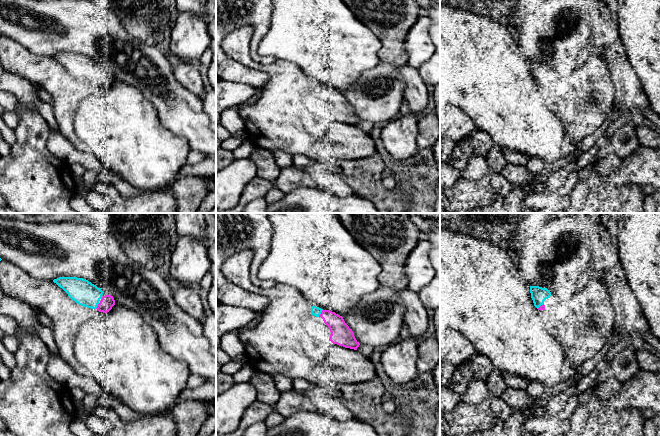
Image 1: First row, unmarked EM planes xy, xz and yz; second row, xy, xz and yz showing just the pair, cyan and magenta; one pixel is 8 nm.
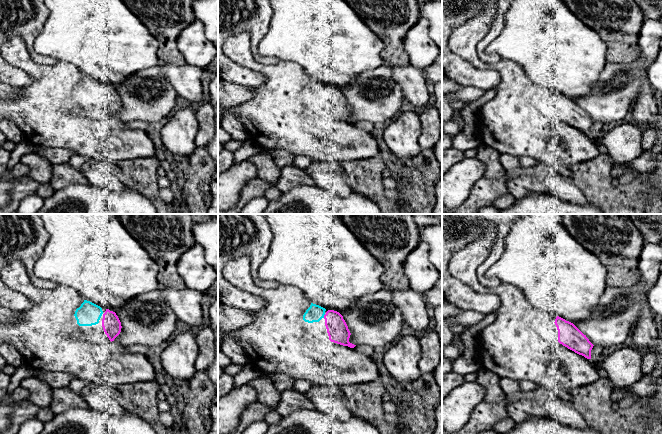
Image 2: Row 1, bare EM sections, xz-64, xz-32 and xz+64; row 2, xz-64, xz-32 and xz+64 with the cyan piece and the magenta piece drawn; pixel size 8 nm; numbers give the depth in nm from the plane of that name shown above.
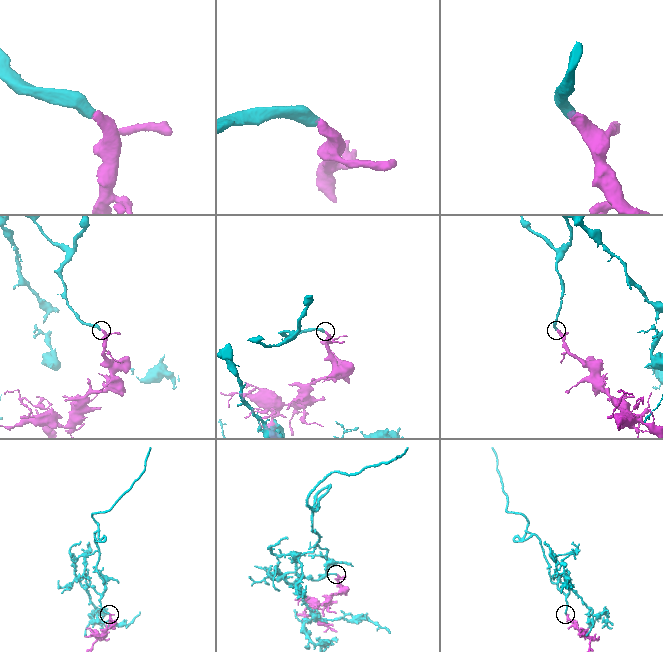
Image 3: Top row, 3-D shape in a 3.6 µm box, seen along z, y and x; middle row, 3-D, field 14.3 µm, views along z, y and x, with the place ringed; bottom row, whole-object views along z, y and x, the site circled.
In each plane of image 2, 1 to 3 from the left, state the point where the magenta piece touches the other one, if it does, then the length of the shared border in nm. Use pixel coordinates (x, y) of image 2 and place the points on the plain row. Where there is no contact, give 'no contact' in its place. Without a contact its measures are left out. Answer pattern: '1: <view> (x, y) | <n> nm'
1: no contact
2: xz-32 (323, 92) | 40 nm
3: no contact

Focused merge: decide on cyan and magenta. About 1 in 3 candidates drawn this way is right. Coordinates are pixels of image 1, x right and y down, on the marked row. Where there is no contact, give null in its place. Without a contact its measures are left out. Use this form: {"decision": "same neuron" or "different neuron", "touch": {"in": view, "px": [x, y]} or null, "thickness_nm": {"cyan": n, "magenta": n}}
{"decision": "same neuron", "touch": {"in": "xz", "px": [320, 313]}, "thickness_nm": {"cyan": 80, "magenta": 170}}

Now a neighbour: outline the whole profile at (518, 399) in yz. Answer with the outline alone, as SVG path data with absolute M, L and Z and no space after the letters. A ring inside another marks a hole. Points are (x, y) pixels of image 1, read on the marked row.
M507 387L501 397L514 411L521 411L533 407L536 401L527 390L511 387Z

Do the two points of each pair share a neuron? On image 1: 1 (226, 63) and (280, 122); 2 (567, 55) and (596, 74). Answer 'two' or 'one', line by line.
1: two
2: two

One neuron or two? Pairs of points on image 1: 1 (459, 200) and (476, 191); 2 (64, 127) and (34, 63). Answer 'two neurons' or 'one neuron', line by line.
1: one neuron
2: one neuron

